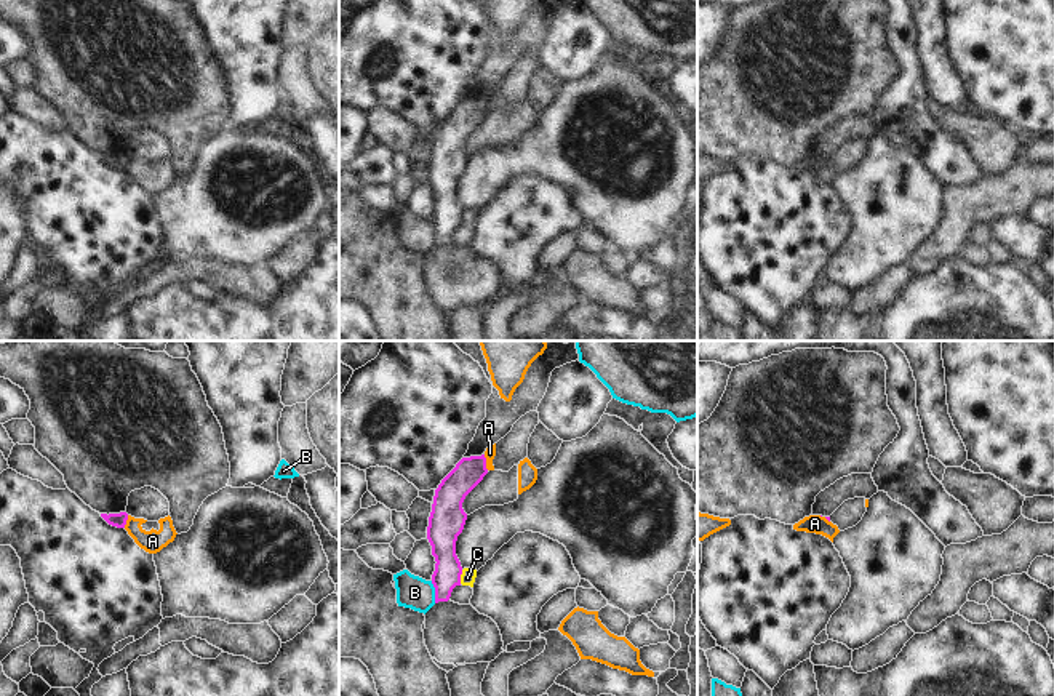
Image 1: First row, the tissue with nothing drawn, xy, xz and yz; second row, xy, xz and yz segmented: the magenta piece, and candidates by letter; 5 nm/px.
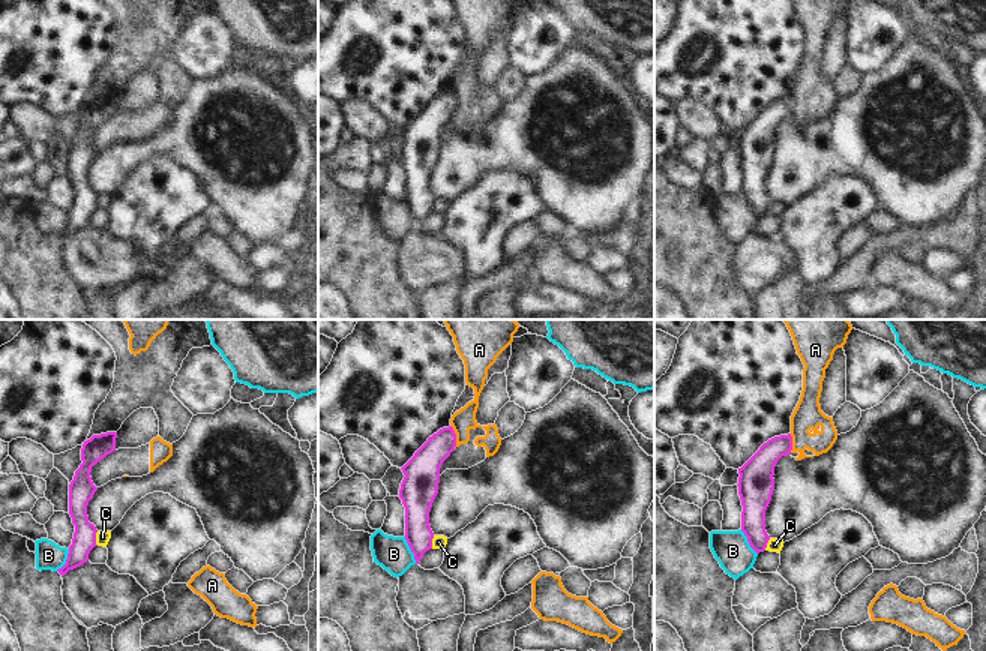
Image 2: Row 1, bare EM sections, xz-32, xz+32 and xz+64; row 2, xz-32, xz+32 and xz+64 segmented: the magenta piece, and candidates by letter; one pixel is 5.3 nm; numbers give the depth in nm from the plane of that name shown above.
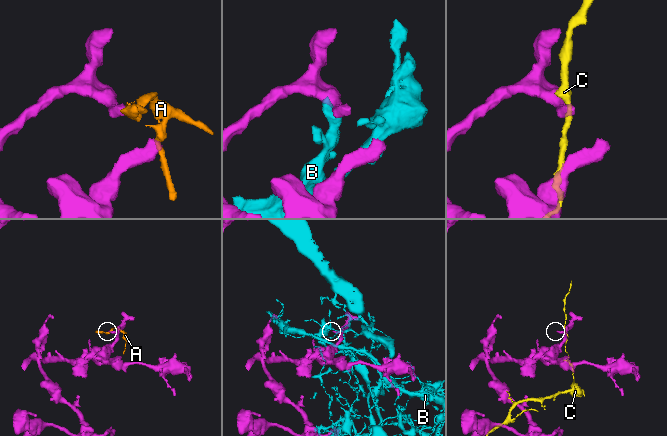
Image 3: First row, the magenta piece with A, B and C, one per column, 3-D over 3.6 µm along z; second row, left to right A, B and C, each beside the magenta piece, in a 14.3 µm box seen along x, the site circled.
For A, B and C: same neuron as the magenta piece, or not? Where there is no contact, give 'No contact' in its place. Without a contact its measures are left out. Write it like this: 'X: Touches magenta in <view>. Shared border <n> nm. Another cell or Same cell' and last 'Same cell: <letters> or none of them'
A: Touches magenta in xz. Shared border 80 nm. Another cell
B: Touches magenta in xz. Shared border 110 nm. Another cell
C: Touches magenta in xz. Shared border 70 nm. Another cell
Same cell: none of them

